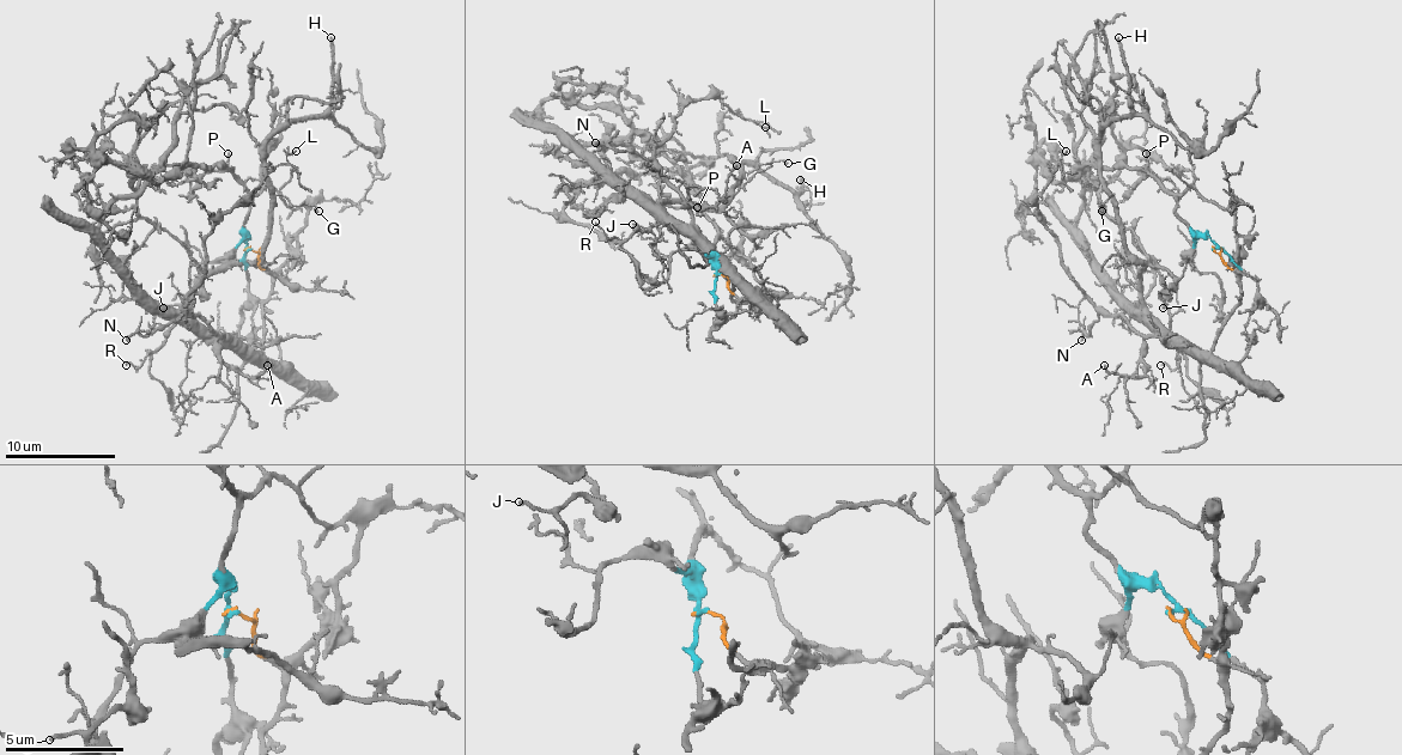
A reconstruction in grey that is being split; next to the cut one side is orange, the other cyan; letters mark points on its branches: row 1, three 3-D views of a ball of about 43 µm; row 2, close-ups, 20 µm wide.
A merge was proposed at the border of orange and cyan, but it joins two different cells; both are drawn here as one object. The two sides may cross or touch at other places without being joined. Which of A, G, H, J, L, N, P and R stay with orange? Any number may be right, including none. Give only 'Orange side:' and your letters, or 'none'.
Orange side: A, G, H, L, N

